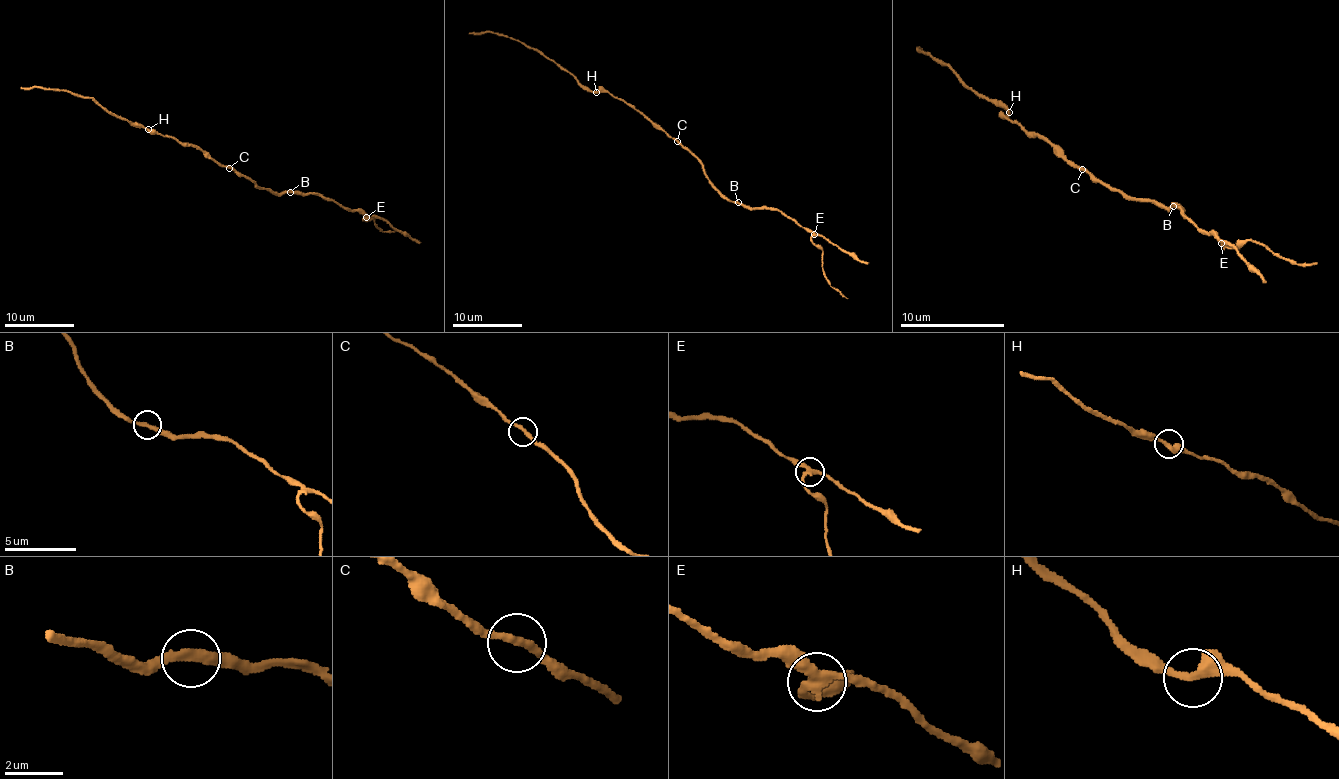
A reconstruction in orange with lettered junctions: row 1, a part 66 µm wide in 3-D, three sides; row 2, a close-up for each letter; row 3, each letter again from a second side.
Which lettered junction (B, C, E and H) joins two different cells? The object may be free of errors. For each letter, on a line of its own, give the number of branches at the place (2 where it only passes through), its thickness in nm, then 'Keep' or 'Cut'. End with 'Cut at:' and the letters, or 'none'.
B: Branches: 2. Thickness 300 nm. Keep
C: Branches: 2. Thickness 260 nm. Keep
E: Branches: 3. Thickness 260 nm. Cut
H: Branches: 2. Thickness 280 nm. Keep
Cut at: E

